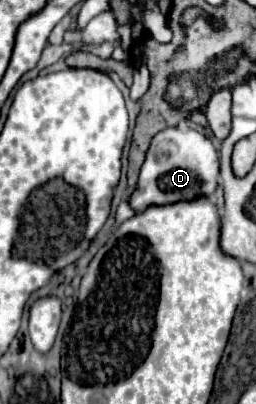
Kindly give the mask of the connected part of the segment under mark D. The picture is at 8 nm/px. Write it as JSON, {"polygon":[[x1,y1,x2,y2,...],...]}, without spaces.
{"polygon":[[195,128,187,130,161,130,147,152,147,158,139,172,137,190,129,204,135,212,143,212,149,206,167,206,175,202,191,202,197,198,209,198,219,180,219,150,211,136]]}

